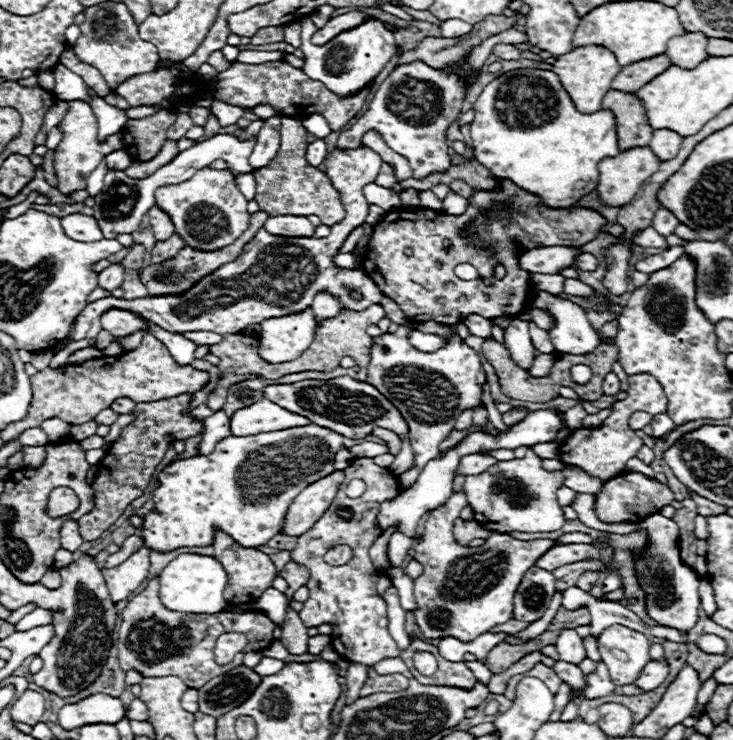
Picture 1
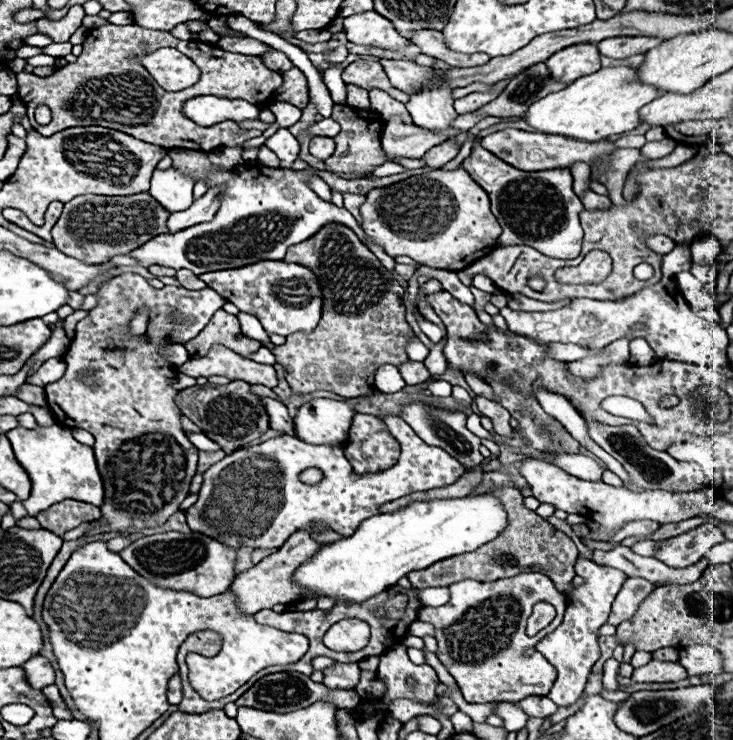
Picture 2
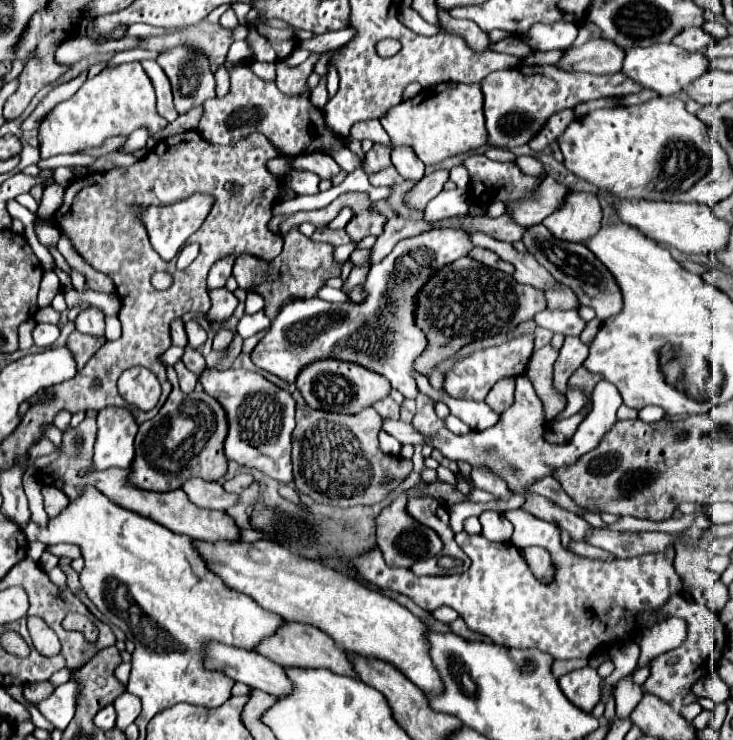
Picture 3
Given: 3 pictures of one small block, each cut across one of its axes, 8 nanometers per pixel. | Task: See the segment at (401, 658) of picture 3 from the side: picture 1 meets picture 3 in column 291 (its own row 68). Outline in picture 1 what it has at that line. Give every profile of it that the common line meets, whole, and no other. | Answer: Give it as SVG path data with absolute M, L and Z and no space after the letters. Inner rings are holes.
M584 46L584 48L570 50L570 54L558 56L552 66L552 72L558 74L560 84L564 86L564 90L572 98L576 110L580 110L582 114L592 114L592 112L600 110L604 94L610 90L614 76L620 72L620 64L616 62L616 56L608 48Z

